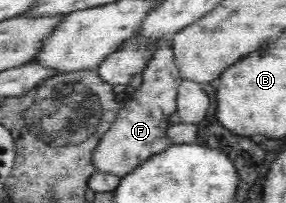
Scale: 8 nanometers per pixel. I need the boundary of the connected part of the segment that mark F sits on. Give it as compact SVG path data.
M159 49L157 57L153 57L142 74L141 85L133 90L129 102L121 107L119 117L105 133L101 146L96 150L93 163L97 170L124 176L150 155L165 151L173 145L167 139L165 130L169 127L168 117L176 111L177 87L182 81L171 49Z

